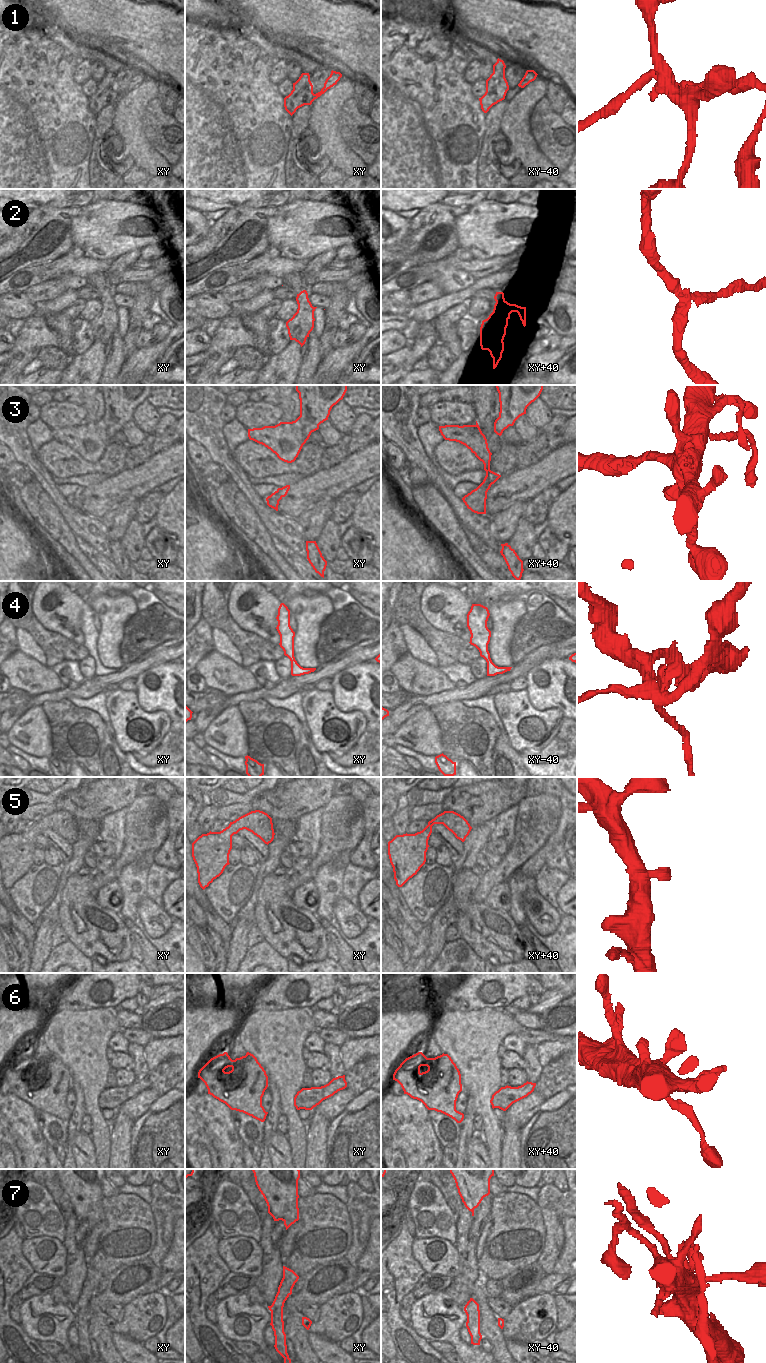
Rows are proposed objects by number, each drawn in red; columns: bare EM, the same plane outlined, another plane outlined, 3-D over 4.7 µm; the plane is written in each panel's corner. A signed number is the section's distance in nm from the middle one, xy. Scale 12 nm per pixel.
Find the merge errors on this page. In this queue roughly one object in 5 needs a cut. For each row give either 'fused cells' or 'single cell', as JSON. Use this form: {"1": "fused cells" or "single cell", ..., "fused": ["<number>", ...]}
{"1": "fused cells", "2": "fused cells", "3": "single cell", "4": "single cell", "5": "single cell", "6": "single cell", "7": "single cell", "fused": ["1", "2"]}

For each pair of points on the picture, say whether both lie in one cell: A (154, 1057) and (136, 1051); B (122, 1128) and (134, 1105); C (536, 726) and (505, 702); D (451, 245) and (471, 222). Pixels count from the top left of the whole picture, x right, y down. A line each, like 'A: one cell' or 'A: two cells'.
A: two cells
B: two cells
C: one cell
D: two cells

